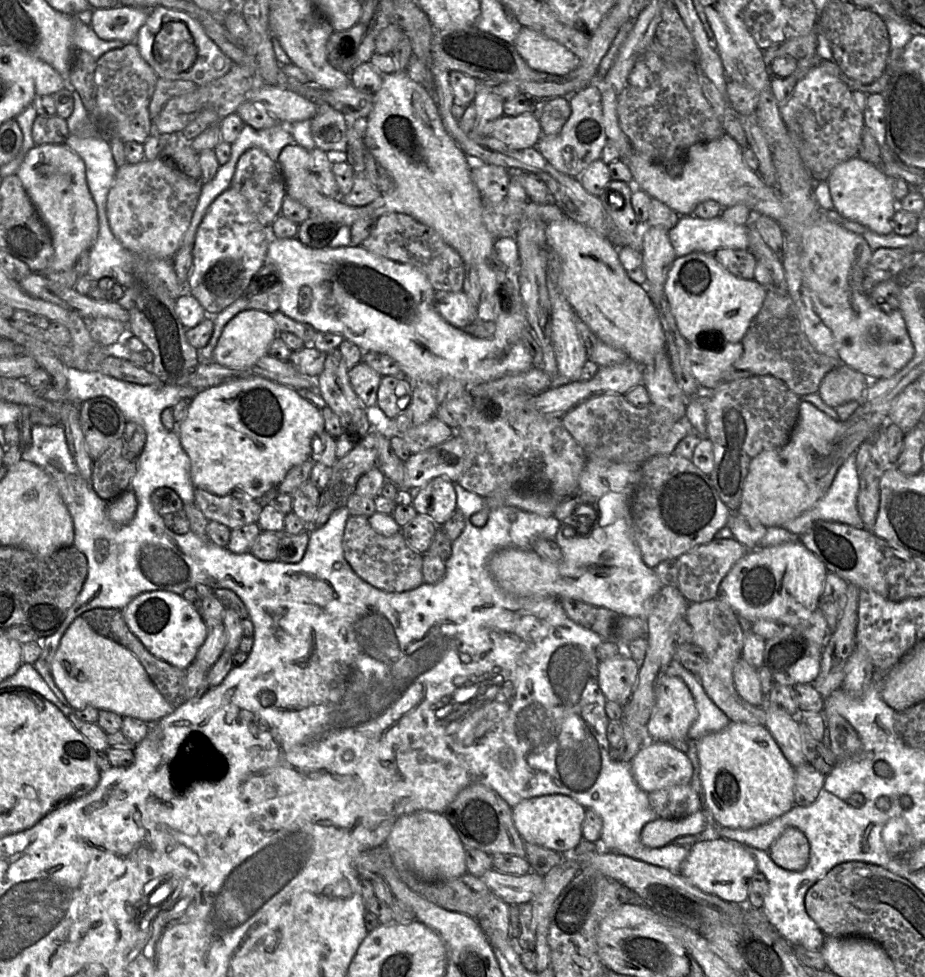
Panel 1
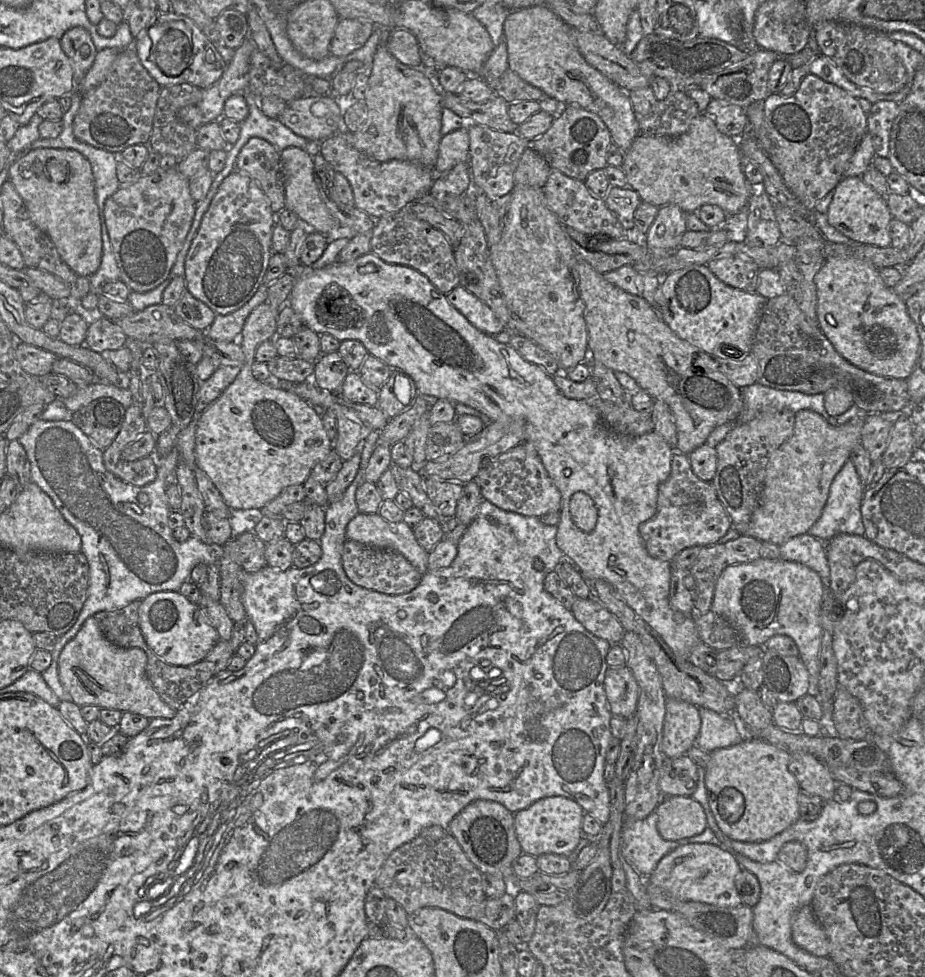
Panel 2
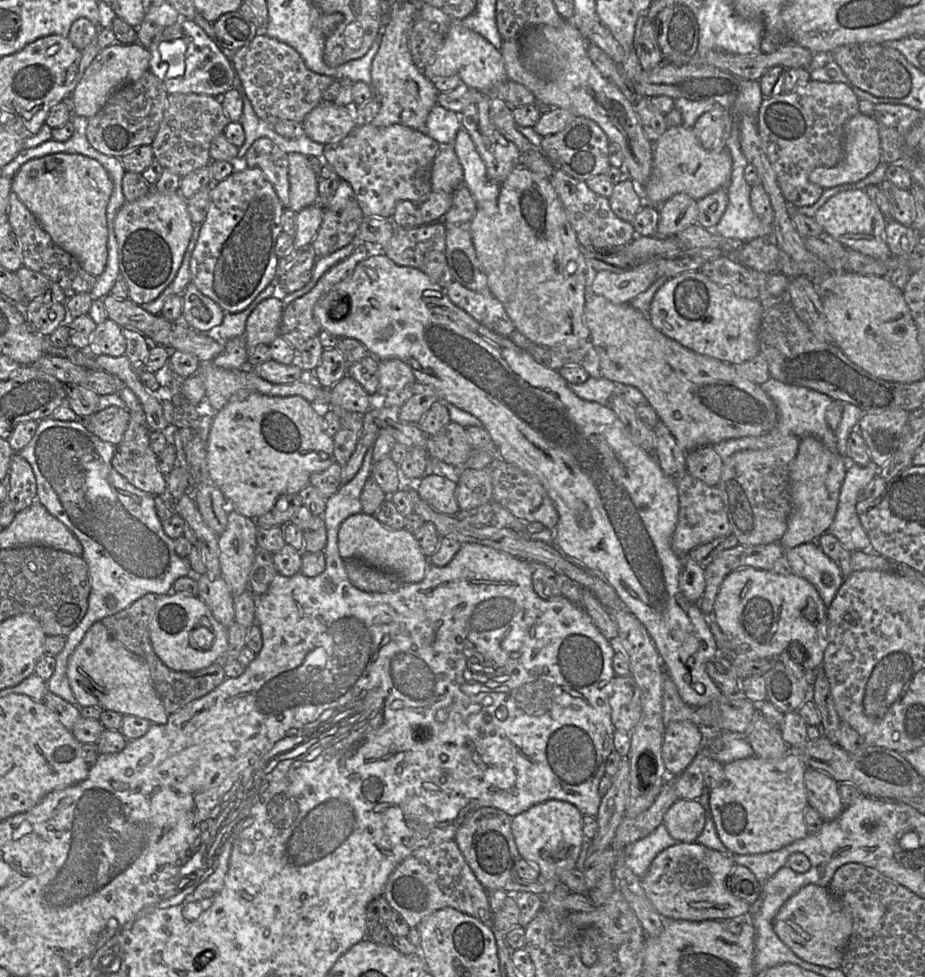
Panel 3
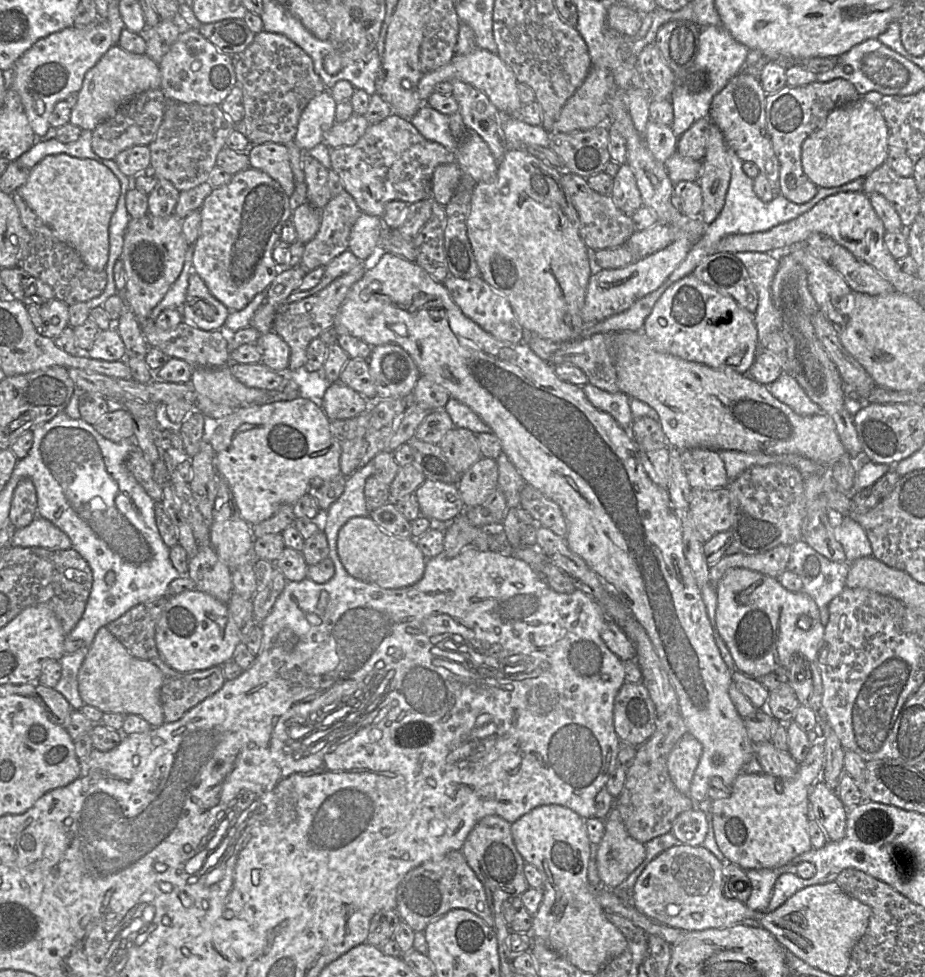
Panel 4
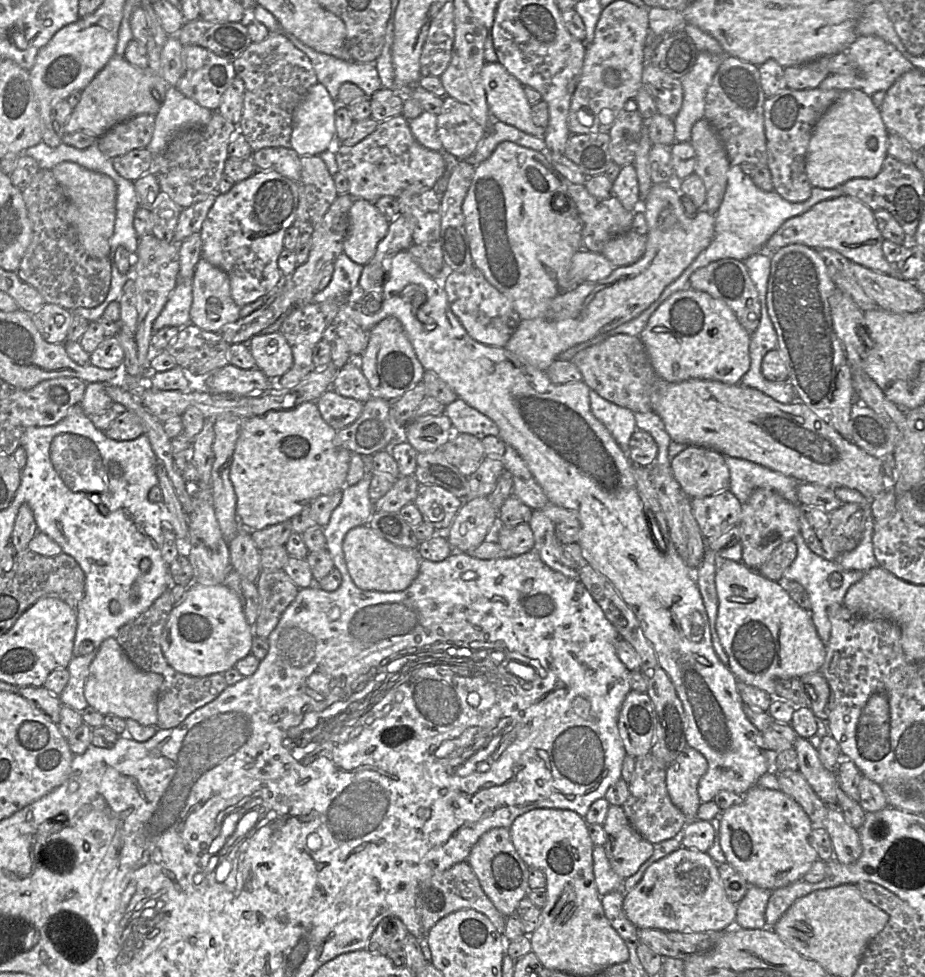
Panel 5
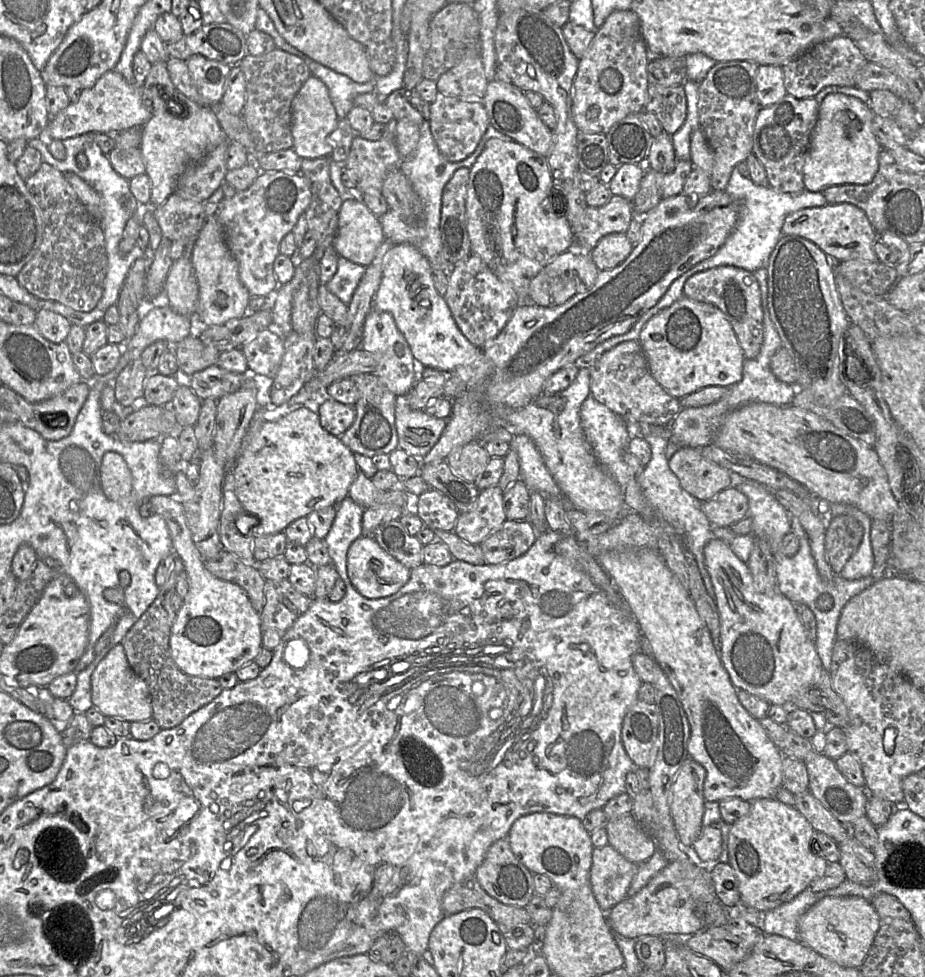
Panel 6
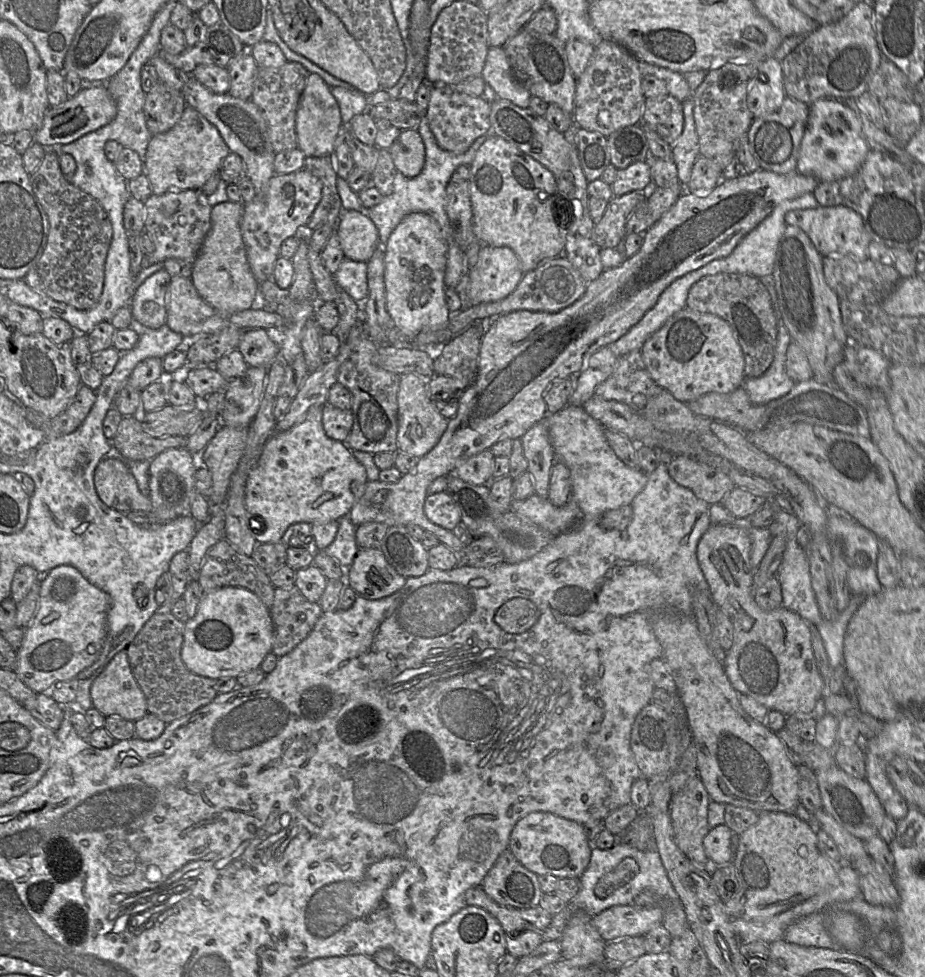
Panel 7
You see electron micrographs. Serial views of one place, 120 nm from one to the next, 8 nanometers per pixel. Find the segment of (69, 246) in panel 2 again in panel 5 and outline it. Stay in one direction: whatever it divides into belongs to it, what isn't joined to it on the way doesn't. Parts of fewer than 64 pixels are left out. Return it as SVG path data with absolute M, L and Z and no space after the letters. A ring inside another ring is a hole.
M70 161L58 163L51 171L68 200L65 220L76 229L86 252L96 259L109 257L109 241L116 216L117 187L114 180Z

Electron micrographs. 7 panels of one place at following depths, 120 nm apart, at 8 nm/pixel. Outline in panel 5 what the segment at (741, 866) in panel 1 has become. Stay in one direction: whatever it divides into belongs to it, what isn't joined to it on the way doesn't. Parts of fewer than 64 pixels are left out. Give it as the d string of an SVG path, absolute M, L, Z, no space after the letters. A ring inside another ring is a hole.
M681 846L650 865L636 886L624 893L626 917L638 929L666 932L723 932L737 927L737 905L724 892L718 865L706 852Z

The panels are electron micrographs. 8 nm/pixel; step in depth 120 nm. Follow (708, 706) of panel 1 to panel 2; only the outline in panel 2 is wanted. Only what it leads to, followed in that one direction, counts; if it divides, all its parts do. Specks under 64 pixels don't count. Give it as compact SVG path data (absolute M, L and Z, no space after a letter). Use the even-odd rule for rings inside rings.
M699 708L702 719L696 744L707 752L730 747L753 737L741 718L720 714L709 708Z

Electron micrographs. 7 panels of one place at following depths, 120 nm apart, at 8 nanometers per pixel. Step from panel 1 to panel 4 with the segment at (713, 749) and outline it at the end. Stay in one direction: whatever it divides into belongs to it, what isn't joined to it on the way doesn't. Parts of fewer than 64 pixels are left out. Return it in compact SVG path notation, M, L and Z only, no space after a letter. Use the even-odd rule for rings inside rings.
M824 734L817 736L792 778L778 778L767 773L741 773L731 787L731 795L712 802L716 842L728 862L744 870L779 868L812 849L809 835L810 792L822 776L825 742Z

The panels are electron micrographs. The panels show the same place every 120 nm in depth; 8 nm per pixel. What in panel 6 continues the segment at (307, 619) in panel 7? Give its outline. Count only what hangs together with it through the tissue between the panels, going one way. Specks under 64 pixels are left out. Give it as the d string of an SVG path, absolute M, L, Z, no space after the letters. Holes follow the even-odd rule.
M288 579L265 580L264 606L260 612L262 647L273 651L313 599L298 592Z

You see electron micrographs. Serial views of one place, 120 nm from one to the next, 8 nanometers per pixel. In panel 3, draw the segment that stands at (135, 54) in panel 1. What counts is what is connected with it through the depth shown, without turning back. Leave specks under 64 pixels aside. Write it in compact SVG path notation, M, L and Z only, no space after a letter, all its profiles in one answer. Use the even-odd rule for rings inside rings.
M150 71L145 72L138 80L113 92L106 104L93 117L88 118L86 136L89 144L98 152L117 158L121 158L141 145L151 145L159 130L167 101L168 93L163 83Z

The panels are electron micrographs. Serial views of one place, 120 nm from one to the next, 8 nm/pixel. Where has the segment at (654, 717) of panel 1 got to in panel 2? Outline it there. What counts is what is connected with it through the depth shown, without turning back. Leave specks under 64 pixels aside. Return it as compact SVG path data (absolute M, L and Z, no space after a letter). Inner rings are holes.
M667 698L662 740L662 750L665 756L676 758L687 755L689 749L696 745L701 724L700 710L696 705L680 699Z

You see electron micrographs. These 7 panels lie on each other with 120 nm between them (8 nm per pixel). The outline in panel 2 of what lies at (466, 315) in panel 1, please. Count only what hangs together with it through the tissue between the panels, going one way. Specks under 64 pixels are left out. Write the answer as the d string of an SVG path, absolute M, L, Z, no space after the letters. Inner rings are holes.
M456 286L445 296L478 330L489 335L496 335L505 329L492 309L462 286Z

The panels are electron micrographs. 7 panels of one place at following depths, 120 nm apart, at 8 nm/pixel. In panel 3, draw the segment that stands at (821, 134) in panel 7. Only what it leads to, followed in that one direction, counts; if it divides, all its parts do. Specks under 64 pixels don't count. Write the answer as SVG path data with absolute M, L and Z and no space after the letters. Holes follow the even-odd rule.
M858 113L850 118L844 127L843 160L835 167L818 167L809 174L809 181L823 189L842 184L852 184L870 174L882 161L878 125L873 116Z

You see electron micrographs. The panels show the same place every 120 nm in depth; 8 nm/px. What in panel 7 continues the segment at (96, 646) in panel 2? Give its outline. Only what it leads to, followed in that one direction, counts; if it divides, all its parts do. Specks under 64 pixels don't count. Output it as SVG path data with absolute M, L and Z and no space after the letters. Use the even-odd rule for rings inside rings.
M126 649L119 651L95 679L91 699L93 707L105 717L122 717L134 722L148 713L145 695L132 673Z

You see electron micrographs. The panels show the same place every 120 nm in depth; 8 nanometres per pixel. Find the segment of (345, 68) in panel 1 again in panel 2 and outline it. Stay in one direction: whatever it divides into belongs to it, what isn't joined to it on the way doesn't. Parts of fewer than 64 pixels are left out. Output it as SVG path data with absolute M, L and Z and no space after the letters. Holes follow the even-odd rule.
M340 18L330 45L330 54L345 57L360 49L375 25L368 21Z

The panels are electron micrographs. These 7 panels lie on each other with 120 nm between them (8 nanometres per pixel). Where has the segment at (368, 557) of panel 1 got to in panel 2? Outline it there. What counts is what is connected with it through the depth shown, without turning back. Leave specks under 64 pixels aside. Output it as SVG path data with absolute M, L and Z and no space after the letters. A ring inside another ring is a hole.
M346 539L342 551L342 566L347 577L356 585L388 595L412 591L422 580L422 574L399 552L369 546Z

